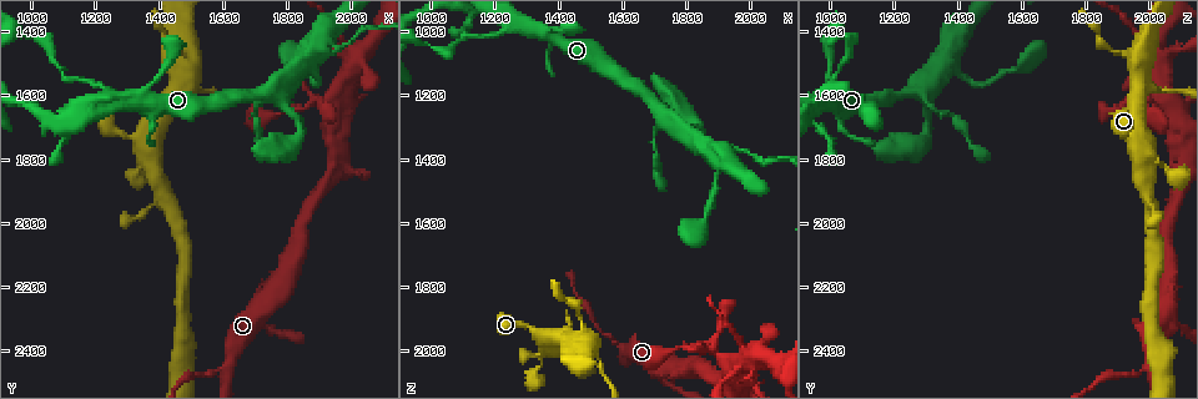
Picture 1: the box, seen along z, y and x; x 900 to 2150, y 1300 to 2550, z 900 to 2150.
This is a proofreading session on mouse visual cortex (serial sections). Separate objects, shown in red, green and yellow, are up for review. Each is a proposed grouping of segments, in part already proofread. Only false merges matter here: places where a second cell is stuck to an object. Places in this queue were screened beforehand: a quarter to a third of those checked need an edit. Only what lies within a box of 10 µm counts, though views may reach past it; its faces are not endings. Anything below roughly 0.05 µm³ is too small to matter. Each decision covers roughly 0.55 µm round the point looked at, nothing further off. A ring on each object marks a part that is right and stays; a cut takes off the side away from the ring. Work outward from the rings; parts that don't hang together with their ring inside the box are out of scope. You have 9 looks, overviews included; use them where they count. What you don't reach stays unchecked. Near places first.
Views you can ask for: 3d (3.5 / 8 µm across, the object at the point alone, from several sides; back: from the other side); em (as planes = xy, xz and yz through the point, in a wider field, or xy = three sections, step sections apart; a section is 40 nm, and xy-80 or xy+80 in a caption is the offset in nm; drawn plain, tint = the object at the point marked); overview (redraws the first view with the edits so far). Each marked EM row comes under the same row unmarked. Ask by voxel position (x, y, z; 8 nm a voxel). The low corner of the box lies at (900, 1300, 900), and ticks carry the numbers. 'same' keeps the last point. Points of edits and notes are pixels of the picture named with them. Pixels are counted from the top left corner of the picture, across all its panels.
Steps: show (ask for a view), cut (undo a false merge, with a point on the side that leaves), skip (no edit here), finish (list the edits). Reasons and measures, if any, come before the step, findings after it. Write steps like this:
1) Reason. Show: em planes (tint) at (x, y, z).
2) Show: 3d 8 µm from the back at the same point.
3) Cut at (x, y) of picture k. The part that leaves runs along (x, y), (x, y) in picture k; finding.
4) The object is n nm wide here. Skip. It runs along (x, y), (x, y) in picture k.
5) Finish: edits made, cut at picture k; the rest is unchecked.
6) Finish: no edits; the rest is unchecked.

Small branch off a trunk. Show: 3d 8 µm at (2000, 1460, 2010).

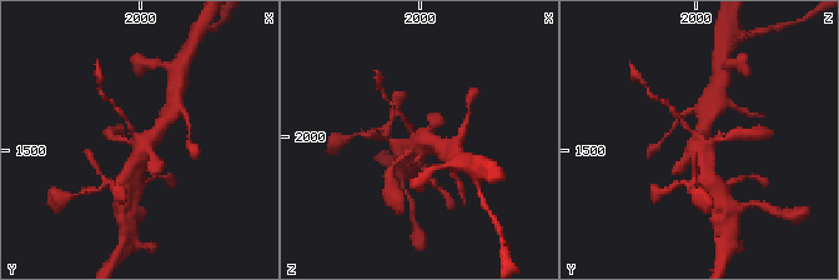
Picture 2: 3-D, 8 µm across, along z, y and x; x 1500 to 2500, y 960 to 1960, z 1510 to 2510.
Zoom in. Show: 3d 3.5 µm at the same point.

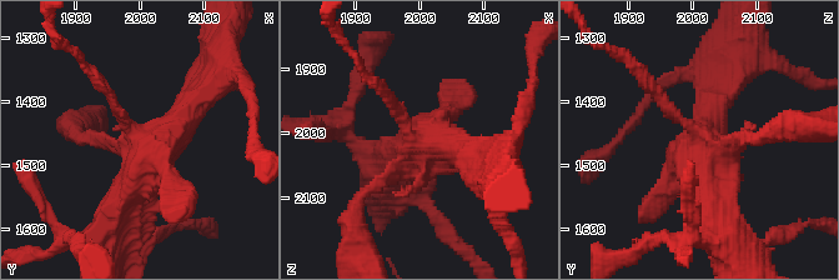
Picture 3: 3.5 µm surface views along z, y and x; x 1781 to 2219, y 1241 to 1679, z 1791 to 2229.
Cut at (648, 83) of picture 3. The part that leaves runs along (672, 111), (623, 54), (592, 39) in picture 3; a second cell is stuck on.

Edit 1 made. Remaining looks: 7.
Thin arm on a thick one. Show: em xy step 1 (tint) at (1480, 1480, 1930).

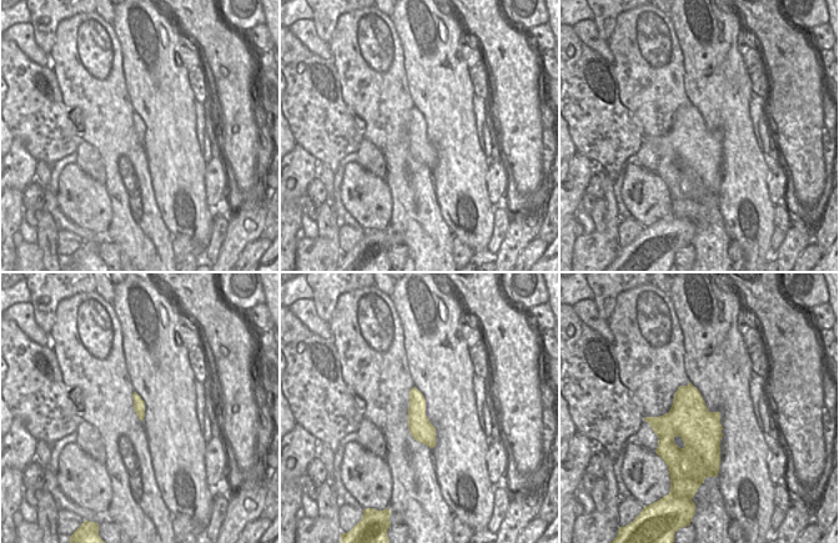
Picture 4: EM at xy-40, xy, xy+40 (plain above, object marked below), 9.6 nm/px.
Show: 3d 3.5 µm from the back at the same point.

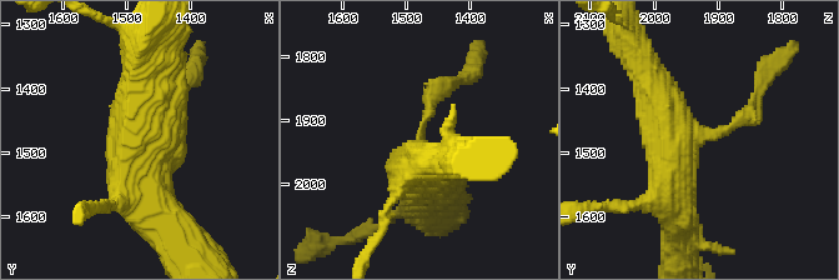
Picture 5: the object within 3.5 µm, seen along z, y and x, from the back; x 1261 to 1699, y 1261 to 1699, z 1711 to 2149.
Skip. It runs along (175, 230), (140, 195), (140, 73) in picture 5; all the same cell.

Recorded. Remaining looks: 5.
Calibre changes. Show: 3d 3.5 µm at (1230, 1600, 980).

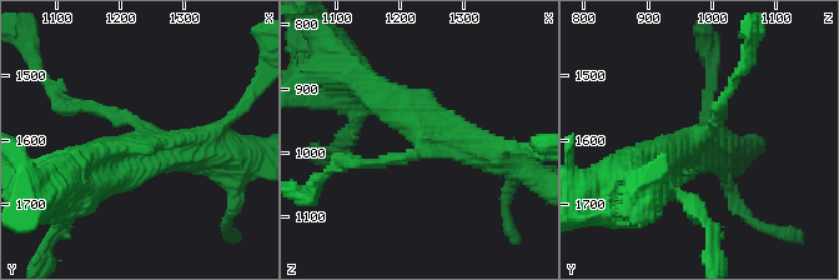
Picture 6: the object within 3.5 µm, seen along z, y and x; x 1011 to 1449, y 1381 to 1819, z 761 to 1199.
3 arms meet here; the arms are 150, 400, 450 nm wide; now the EM. Show: em xy step 5 (tint) at (1235, 1595, 980).

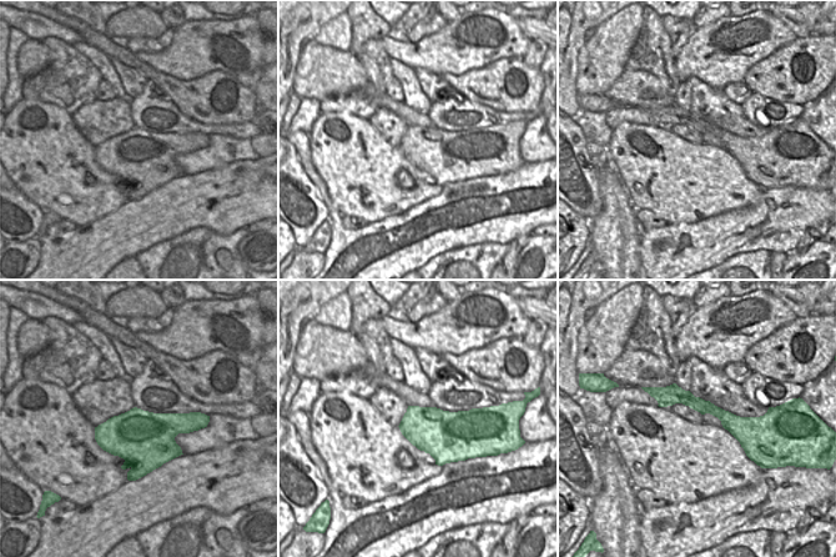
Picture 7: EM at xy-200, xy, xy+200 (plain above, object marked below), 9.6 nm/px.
Skip. It runs along (214, 149), (152, 145), (73, 103) in picture 6; continuous, no second cell.

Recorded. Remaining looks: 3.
Side arm on a straight run. Show: 3d 3.5 µm at (980, 1420, 1040).

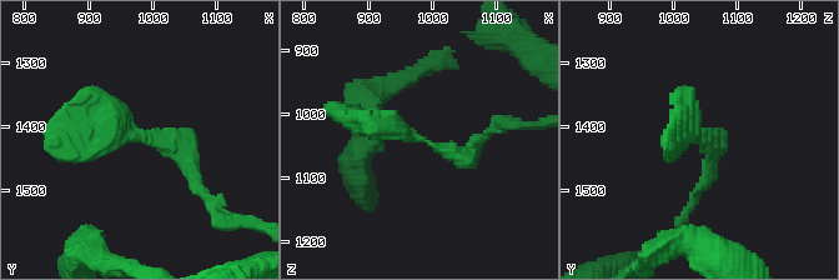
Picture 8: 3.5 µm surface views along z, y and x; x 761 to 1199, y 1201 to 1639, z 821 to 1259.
Show: em xy step 3 (tint) at (980, 1415, 1040).

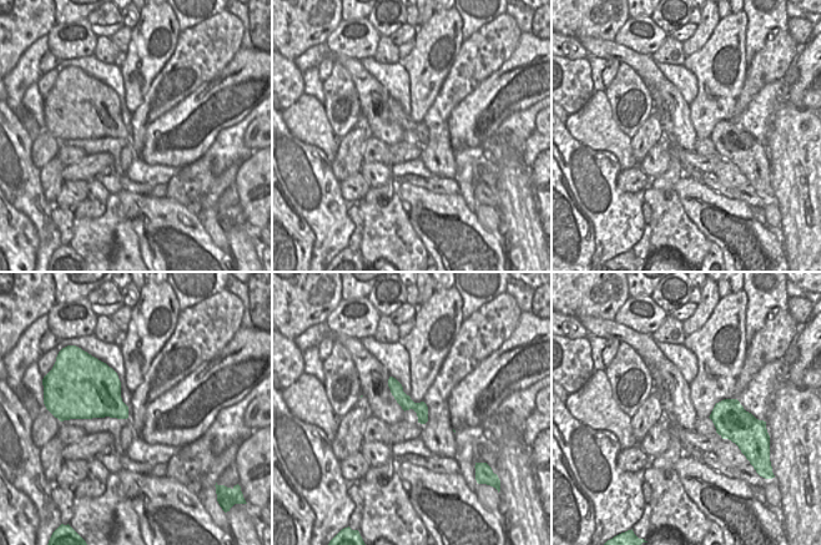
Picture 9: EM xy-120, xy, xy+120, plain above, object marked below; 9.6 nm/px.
The arms are 200, 200, 300 nm wide. Skip. It runs along (197, 180), (90, 91) in picture 8; one cell here.

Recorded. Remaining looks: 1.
Finish: edits made, cut at picture 3; the rest is unchecked.

